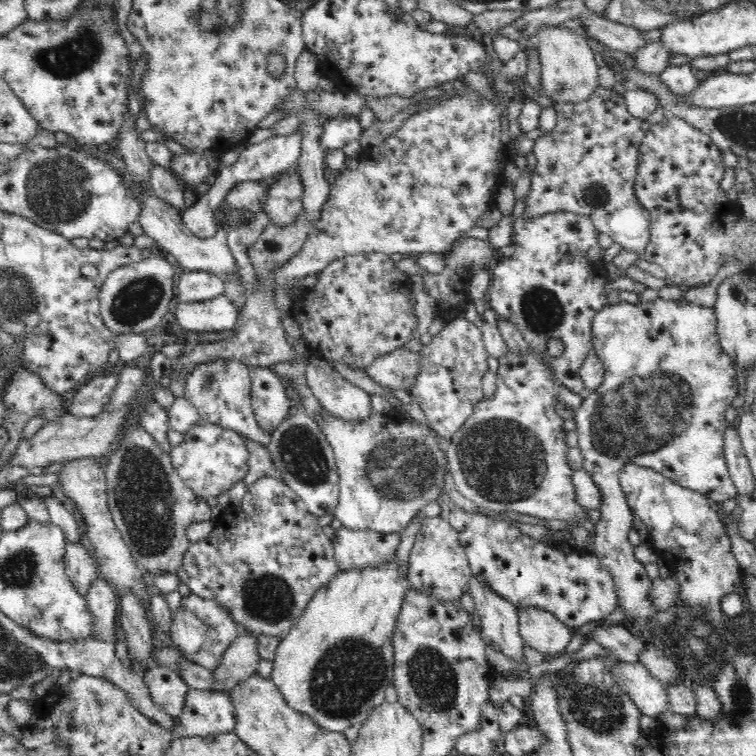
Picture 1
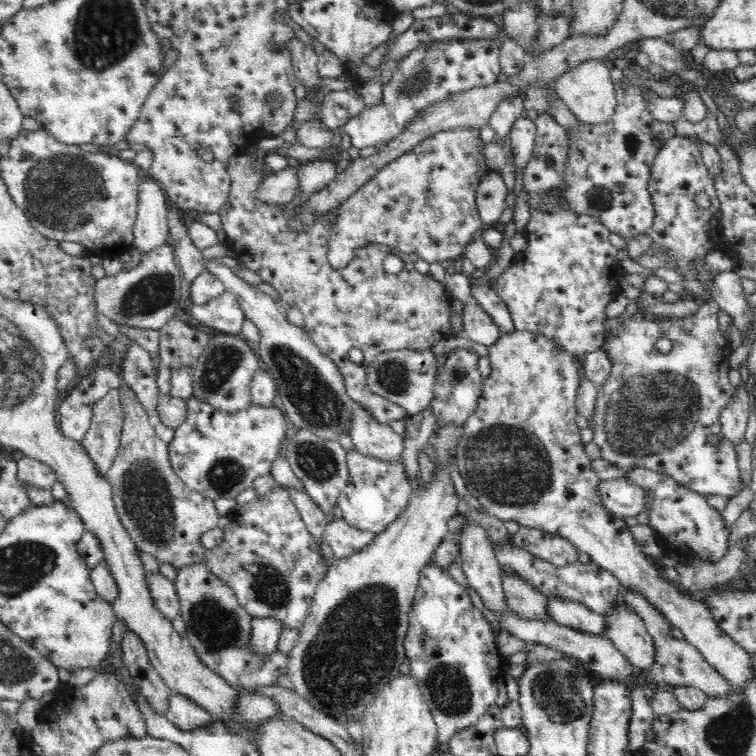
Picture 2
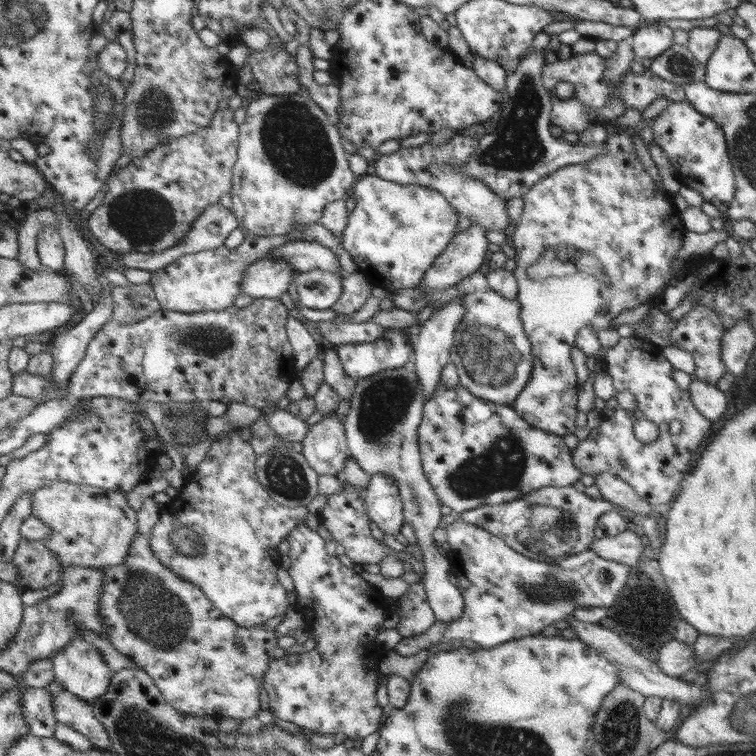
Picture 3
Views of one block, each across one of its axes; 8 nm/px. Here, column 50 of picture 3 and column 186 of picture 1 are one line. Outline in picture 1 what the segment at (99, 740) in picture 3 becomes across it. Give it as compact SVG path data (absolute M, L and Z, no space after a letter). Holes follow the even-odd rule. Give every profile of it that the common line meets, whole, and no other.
M156 664L144 672L144 686L148 690L148 698L160 712L168 716L180 714L188 686L176 670L168 668L168 664Z

